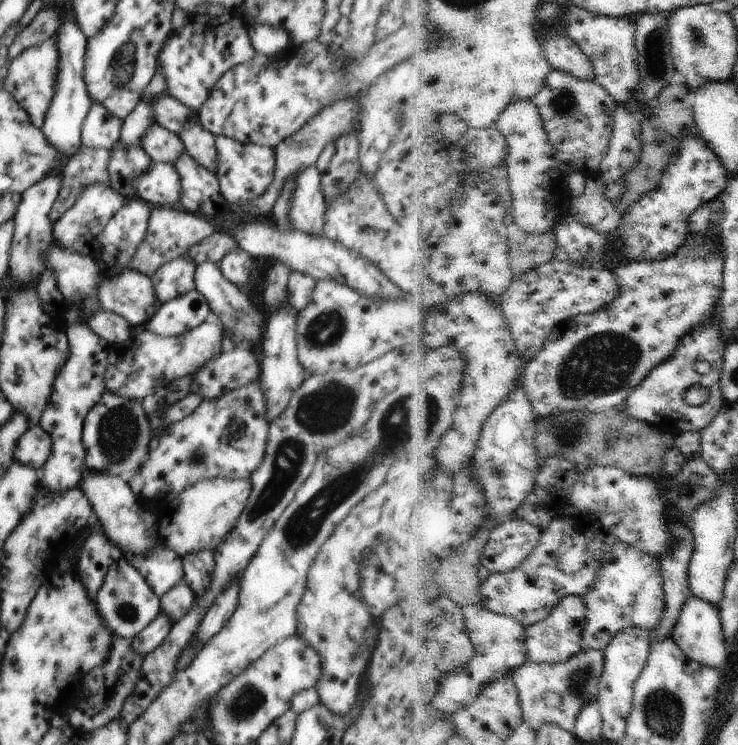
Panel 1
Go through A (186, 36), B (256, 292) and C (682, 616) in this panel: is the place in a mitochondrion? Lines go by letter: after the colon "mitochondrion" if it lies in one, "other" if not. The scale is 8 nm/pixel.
A: mitochondrion
B: other
C: other

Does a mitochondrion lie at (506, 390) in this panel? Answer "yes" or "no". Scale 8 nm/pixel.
no

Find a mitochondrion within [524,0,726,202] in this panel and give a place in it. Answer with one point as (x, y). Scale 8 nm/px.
(655, 44)

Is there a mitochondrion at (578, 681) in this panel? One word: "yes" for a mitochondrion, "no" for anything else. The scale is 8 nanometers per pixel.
yes

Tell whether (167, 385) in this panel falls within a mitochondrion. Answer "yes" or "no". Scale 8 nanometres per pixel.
no

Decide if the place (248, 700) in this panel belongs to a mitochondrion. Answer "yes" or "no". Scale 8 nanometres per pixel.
yes

